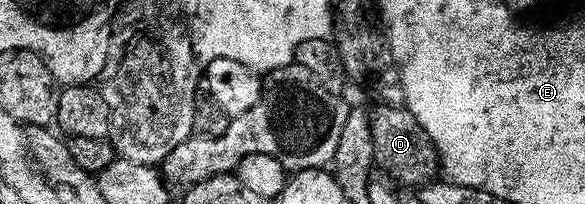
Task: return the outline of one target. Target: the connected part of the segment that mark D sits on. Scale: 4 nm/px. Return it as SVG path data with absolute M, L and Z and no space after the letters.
M376 105L370 111L371 131L373 132L373 152L378 169L388 170L390 177L396 183L412 182L412 187L419 188L429 182L434 182L440 177L441 167L439 165L439 153L429 140L429 132L421 128L417 116L402 106Z

